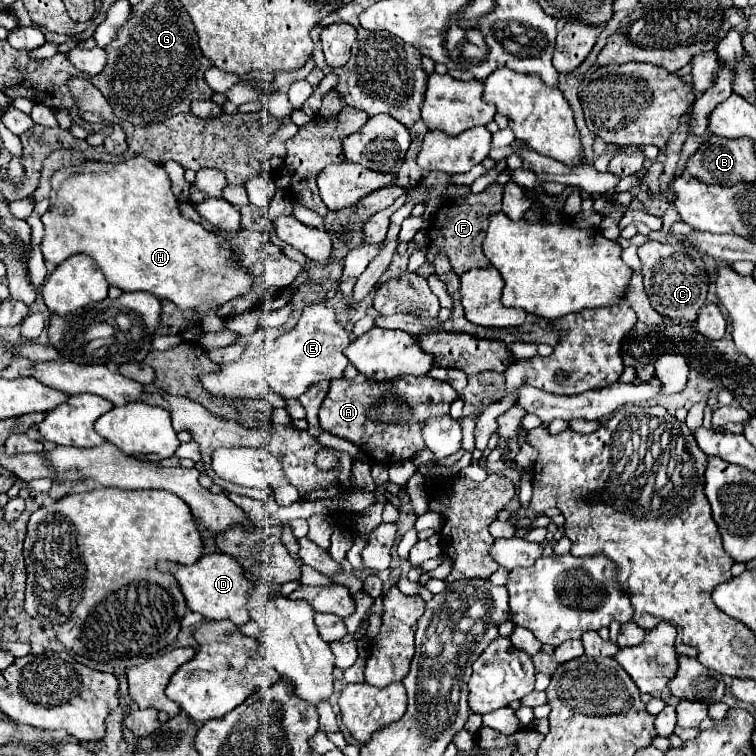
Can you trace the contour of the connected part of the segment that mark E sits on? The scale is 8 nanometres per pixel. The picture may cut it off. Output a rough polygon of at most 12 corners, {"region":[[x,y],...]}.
{"region":[[303,309],[269,355],[201,375],[213,395],[297,399],[343,377],[333,309]]}

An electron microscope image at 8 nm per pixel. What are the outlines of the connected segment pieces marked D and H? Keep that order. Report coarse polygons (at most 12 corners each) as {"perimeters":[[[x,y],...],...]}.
{"perimeters":[[[225,553],[193,565],[157,563],[171,573],[191,611],[249,621],[253,589]],[[161,165],[51,177],[41,253],[85,253],[121,291],[199,311],[251,289],[181,215]]]}

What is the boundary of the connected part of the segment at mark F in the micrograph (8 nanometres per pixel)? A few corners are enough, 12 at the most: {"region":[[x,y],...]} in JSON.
{"region":[[503,187],[453,199],[429,225],[427,261],[445,251],[457,275],[487,267],[481,251]]}

